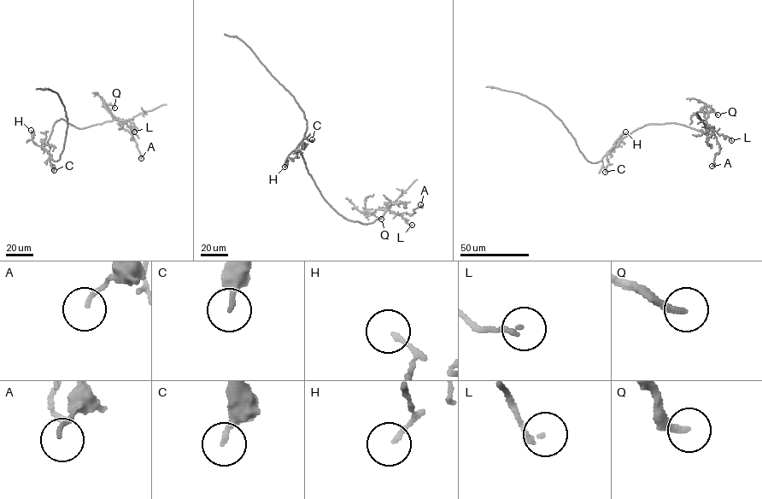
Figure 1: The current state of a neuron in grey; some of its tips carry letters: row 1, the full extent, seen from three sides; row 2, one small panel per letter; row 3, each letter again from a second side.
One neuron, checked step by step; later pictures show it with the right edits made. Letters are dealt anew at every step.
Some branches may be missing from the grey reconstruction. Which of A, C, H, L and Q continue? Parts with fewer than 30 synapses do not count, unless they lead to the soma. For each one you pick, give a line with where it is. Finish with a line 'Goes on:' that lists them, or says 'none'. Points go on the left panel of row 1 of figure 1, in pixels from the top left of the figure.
Goes on: none

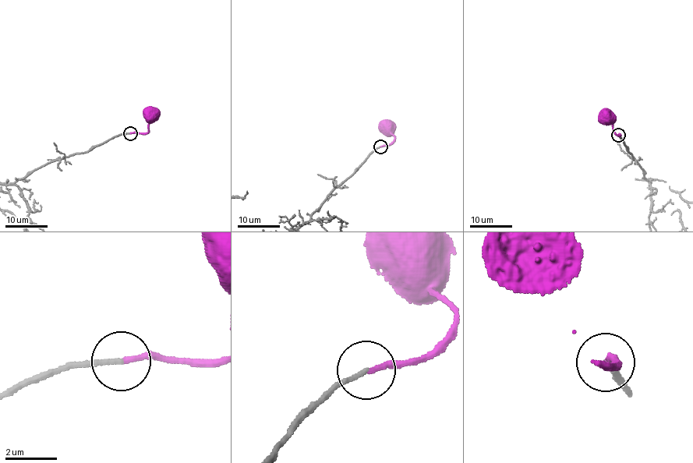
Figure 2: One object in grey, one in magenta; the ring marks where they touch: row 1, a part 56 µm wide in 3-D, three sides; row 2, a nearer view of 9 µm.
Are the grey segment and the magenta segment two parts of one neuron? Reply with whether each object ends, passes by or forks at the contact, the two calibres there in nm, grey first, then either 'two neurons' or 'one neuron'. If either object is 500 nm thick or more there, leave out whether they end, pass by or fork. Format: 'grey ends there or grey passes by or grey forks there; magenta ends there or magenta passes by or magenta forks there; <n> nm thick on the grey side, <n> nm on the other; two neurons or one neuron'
grey ends there; magenta ends there; 180 nm thick on the grey side, 200 nm on the other; one neuron

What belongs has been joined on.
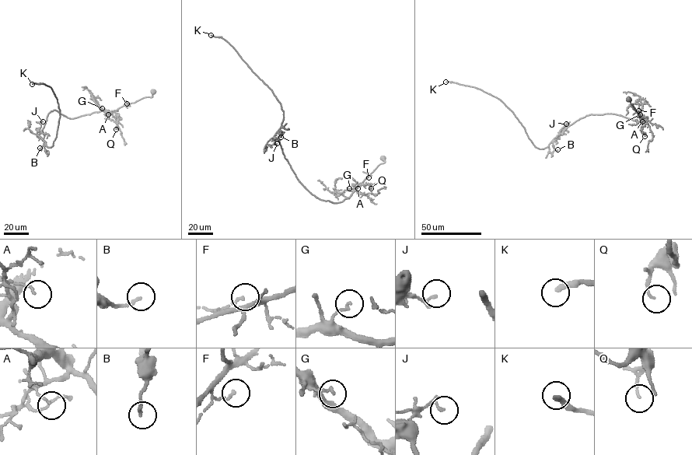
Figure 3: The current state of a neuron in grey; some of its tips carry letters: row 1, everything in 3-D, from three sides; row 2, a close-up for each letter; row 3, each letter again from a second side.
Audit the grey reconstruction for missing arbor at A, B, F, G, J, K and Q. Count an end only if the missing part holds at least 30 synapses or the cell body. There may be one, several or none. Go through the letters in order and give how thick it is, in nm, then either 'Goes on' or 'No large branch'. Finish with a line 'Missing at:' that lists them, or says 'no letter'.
A: Thickness 90 nm. No large branch
B: Thickness 150 nm. No large branch
F: Thickness 120 nm. No large branch
G: Thickness 140 nm. No large branch
J: Thickness 150 nm. No large branch
K: Thickness 260 nm. Goes on
Q: Thickness 110 nm. No large branch
Missing at: K

